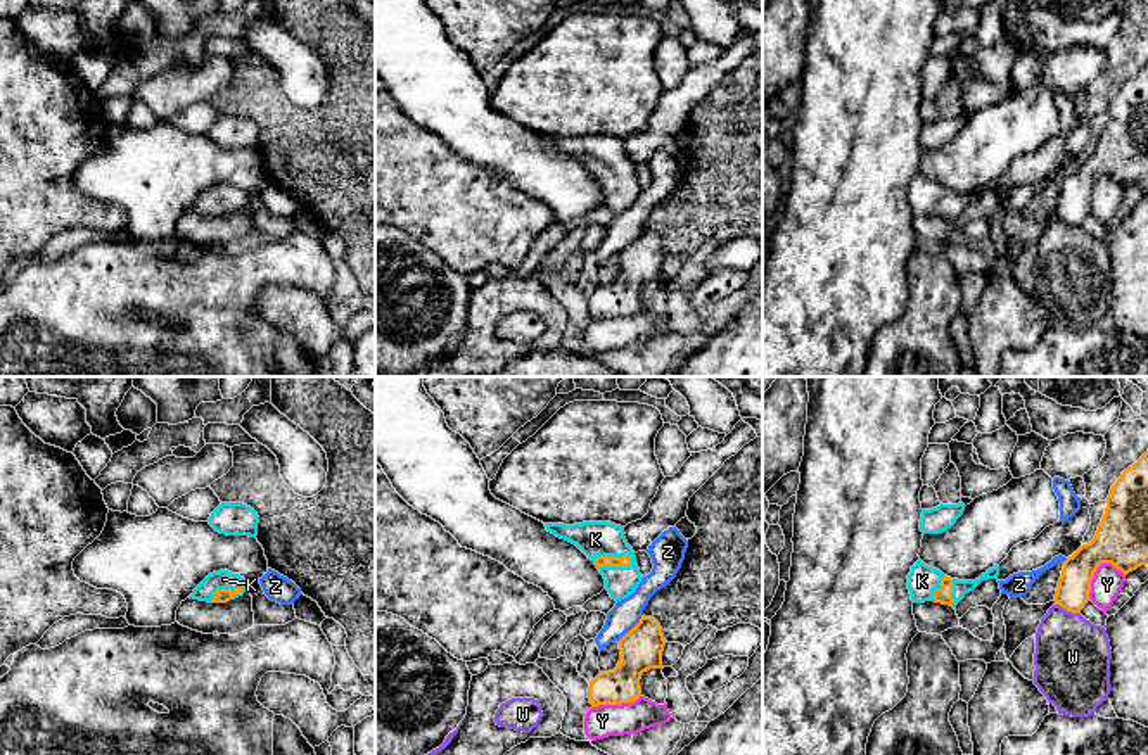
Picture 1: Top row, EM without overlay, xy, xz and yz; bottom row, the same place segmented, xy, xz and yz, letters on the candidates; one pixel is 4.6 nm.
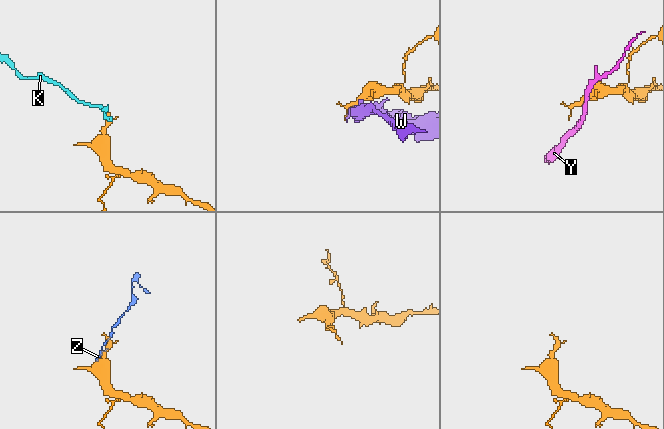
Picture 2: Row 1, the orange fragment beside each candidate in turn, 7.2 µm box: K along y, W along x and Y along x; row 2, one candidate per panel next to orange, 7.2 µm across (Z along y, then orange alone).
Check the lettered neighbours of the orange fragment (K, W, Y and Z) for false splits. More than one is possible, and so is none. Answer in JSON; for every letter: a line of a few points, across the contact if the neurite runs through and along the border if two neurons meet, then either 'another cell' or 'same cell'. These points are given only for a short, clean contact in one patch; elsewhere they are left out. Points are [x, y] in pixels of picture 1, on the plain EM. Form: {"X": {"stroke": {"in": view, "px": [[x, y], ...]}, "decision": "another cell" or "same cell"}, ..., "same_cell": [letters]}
{"K": {"stroke": {"in": "xz", "px": [[625, 173], [614, 170], [595, 152]]}, "decision": "same cell"}, "W": {"decision": "another cell"}, "Y": {"decision": "another cell"}, "Z": {"decision": "another cell"}, "same_cell": ["K"]}

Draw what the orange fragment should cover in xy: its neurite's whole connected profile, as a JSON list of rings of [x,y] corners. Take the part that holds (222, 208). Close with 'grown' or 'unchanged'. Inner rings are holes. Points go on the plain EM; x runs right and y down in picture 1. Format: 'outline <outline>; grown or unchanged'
outline [[[220,183],[209,187],[190,207],[190,211],[207,216],[226,216],[247,206],[247,194],[239,187]]]; grown

